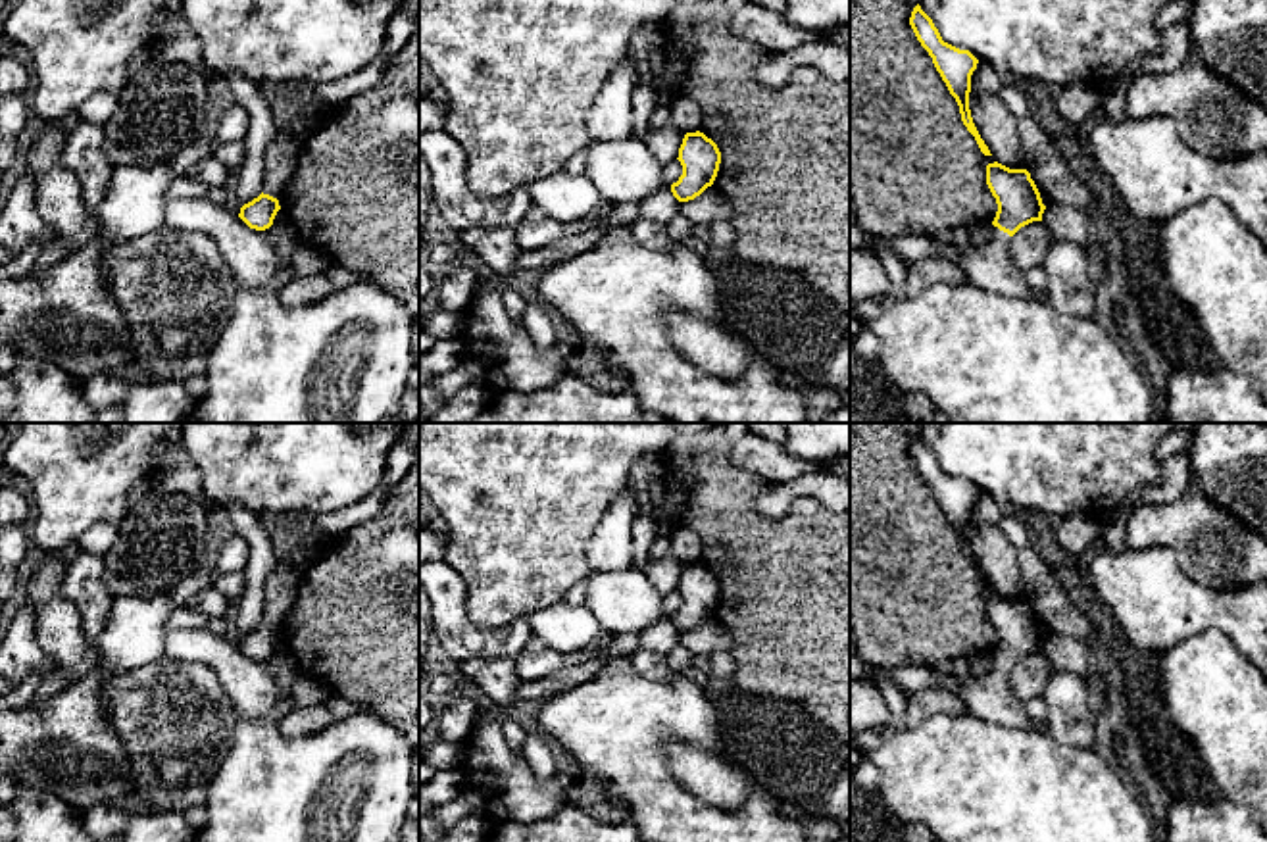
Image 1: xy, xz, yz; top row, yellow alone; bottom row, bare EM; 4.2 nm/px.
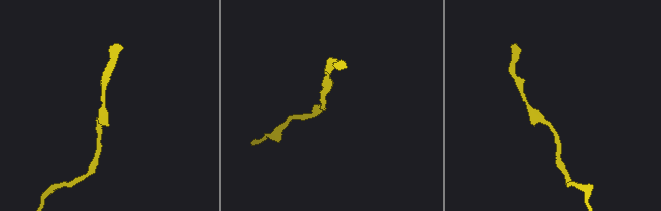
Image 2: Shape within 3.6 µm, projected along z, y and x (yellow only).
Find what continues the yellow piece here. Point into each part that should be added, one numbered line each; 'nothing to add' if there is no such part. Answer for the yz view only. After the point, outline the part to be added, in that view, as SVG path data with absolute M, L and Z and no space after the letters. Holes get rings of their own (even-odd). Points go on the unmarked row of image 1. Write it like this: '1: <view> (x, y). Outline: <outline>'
1: yz (991, 698). Outline: M857 654L850 656L850 681L875 684L879 675L886 675L900 686L906 698L929 688L940 688L959 696L967 711L988 723L1048 731L1048 723L1032 725L1027 719L1027 704L1015 700L1009 690L1009 671L1011 667L1007 663L994 657L992 671L986 679L959 681L952 673L936 671L934 665L873 665Z

